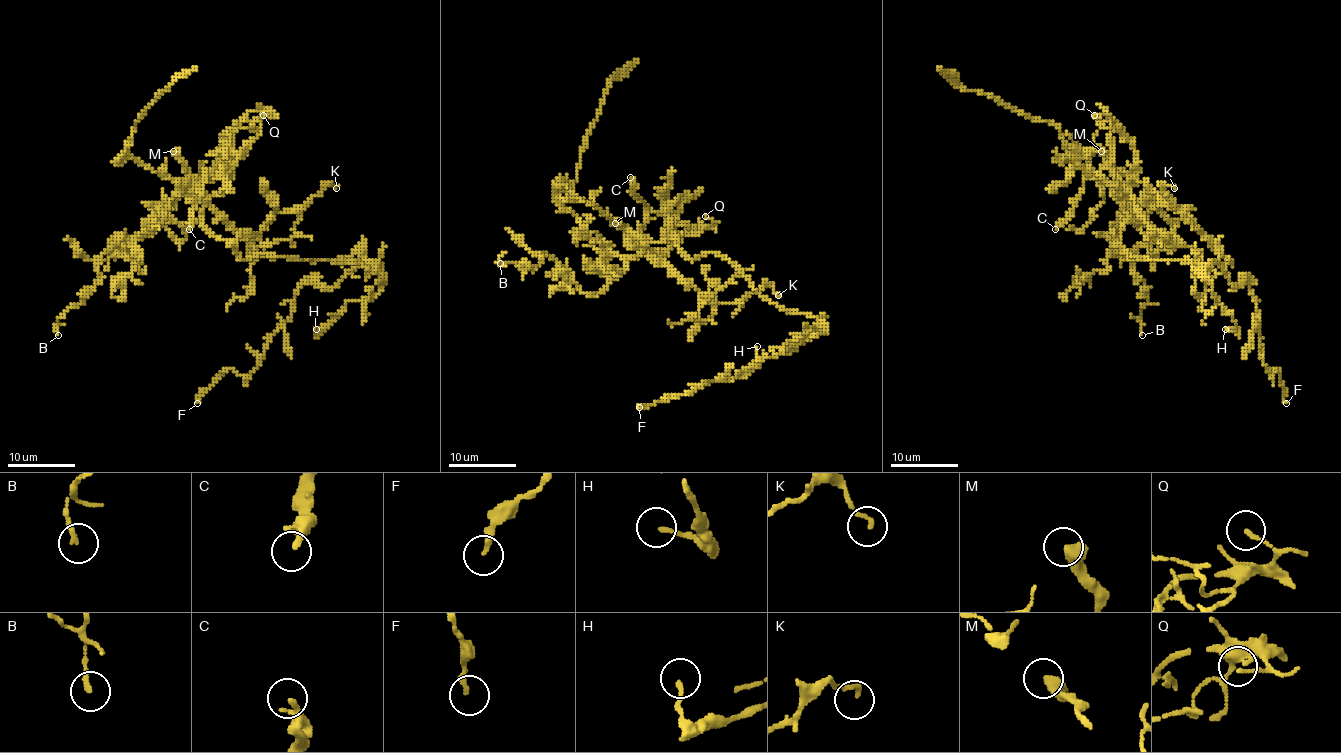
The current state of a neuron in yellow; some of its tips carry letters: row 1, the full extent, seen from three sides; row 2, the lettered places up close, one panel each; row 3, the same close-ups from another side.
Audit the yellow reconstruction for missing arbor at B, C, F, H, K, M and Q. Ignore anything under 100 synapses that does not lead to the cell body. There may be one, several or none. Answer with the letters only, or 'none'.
none

